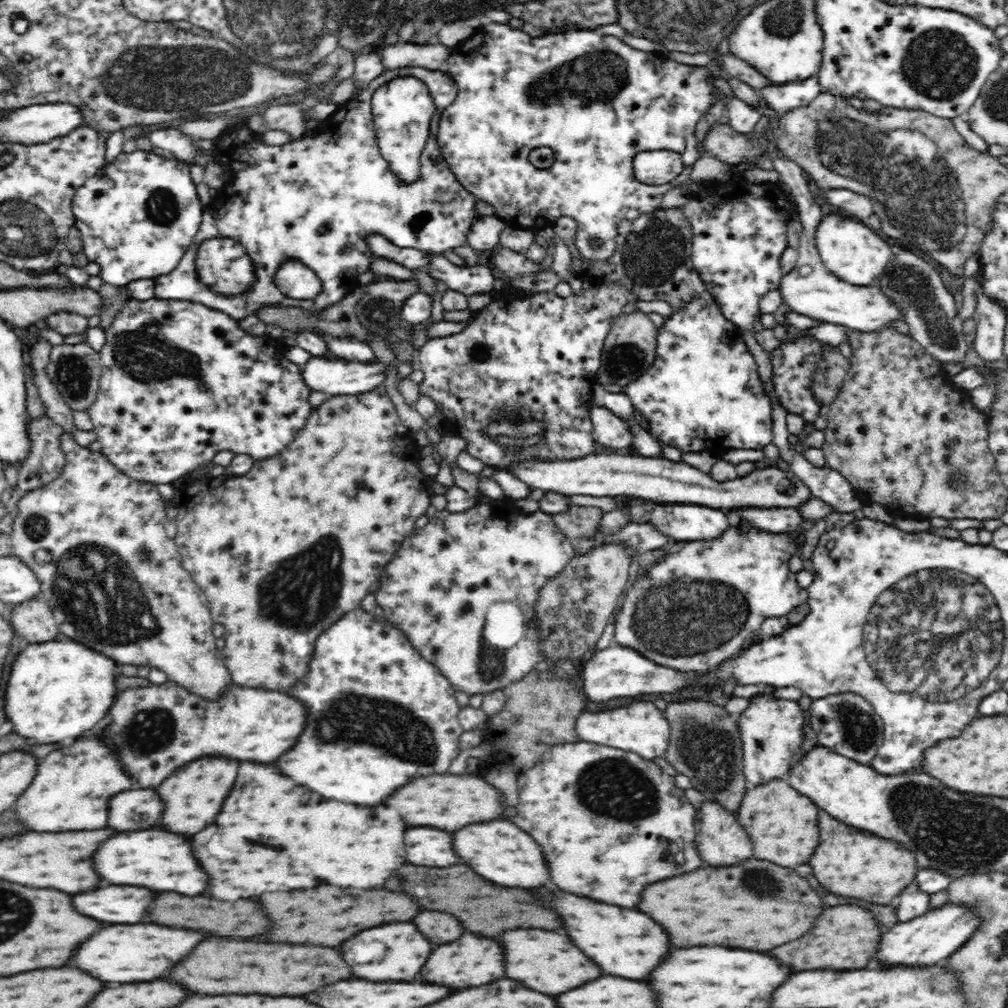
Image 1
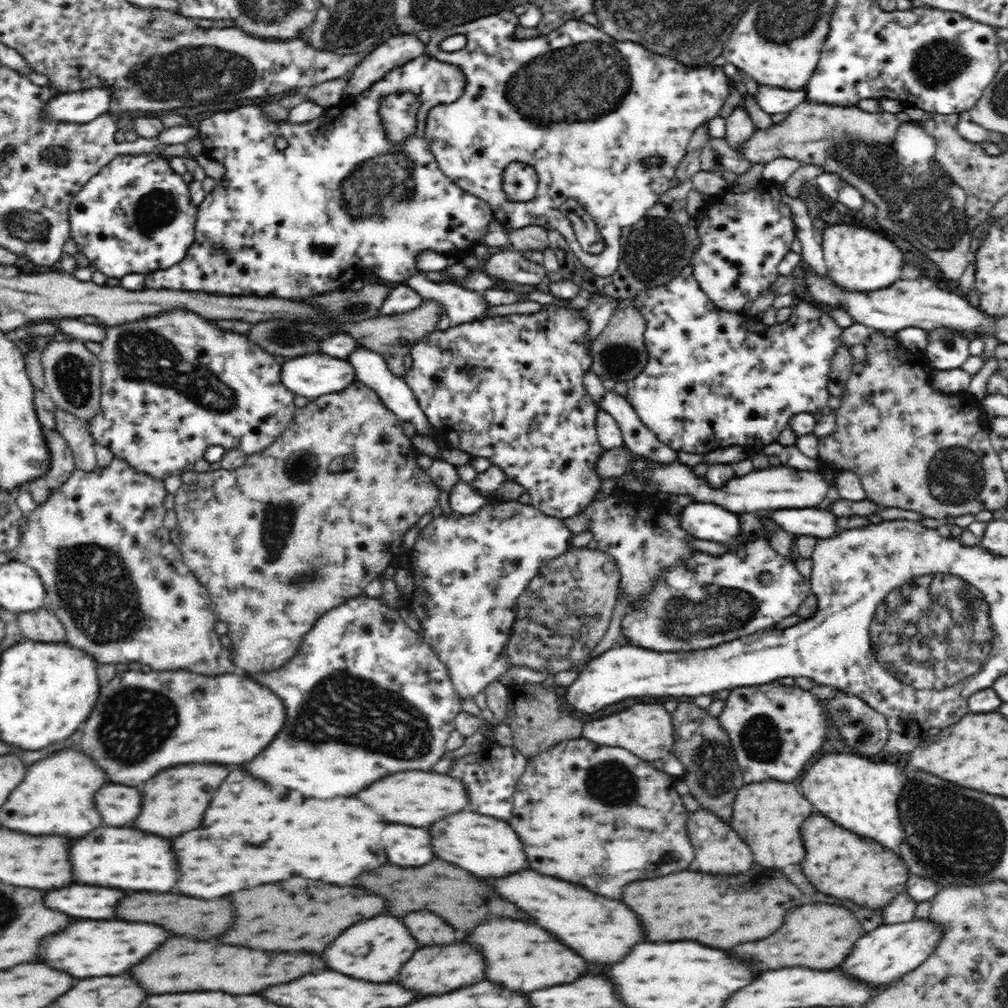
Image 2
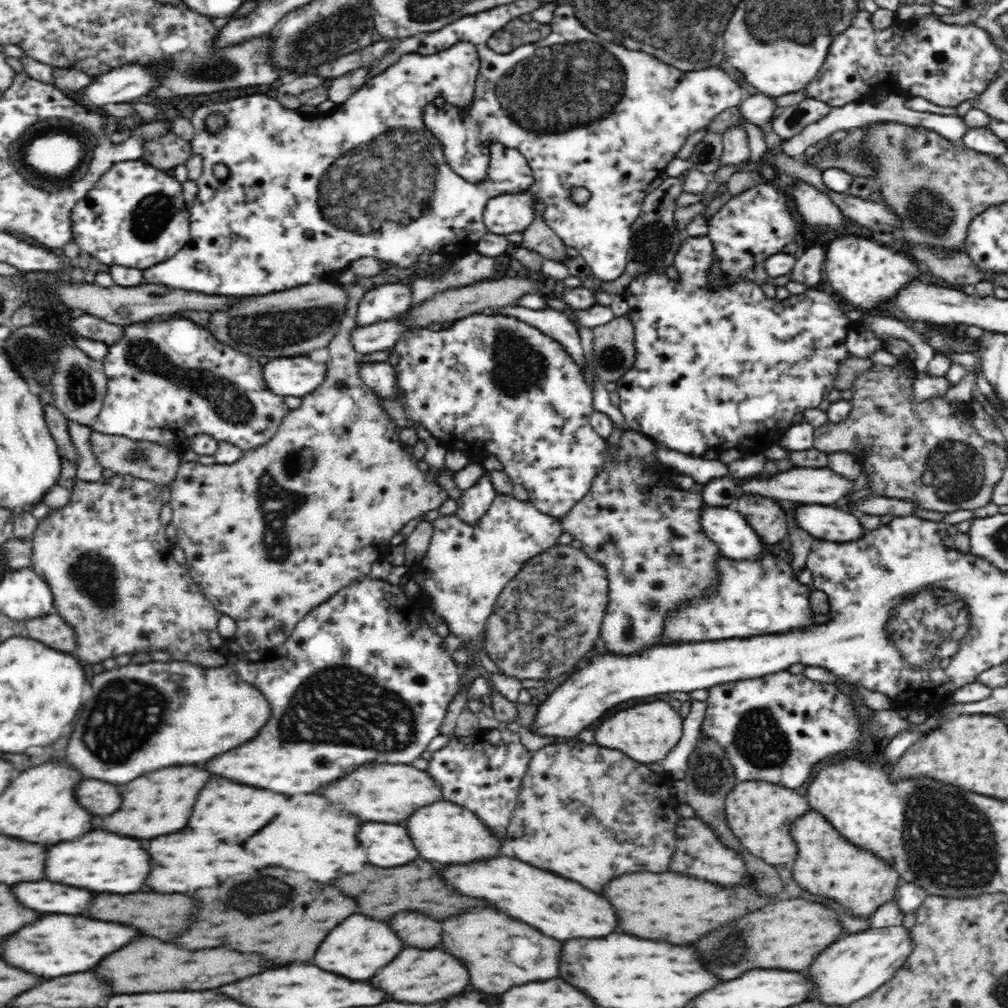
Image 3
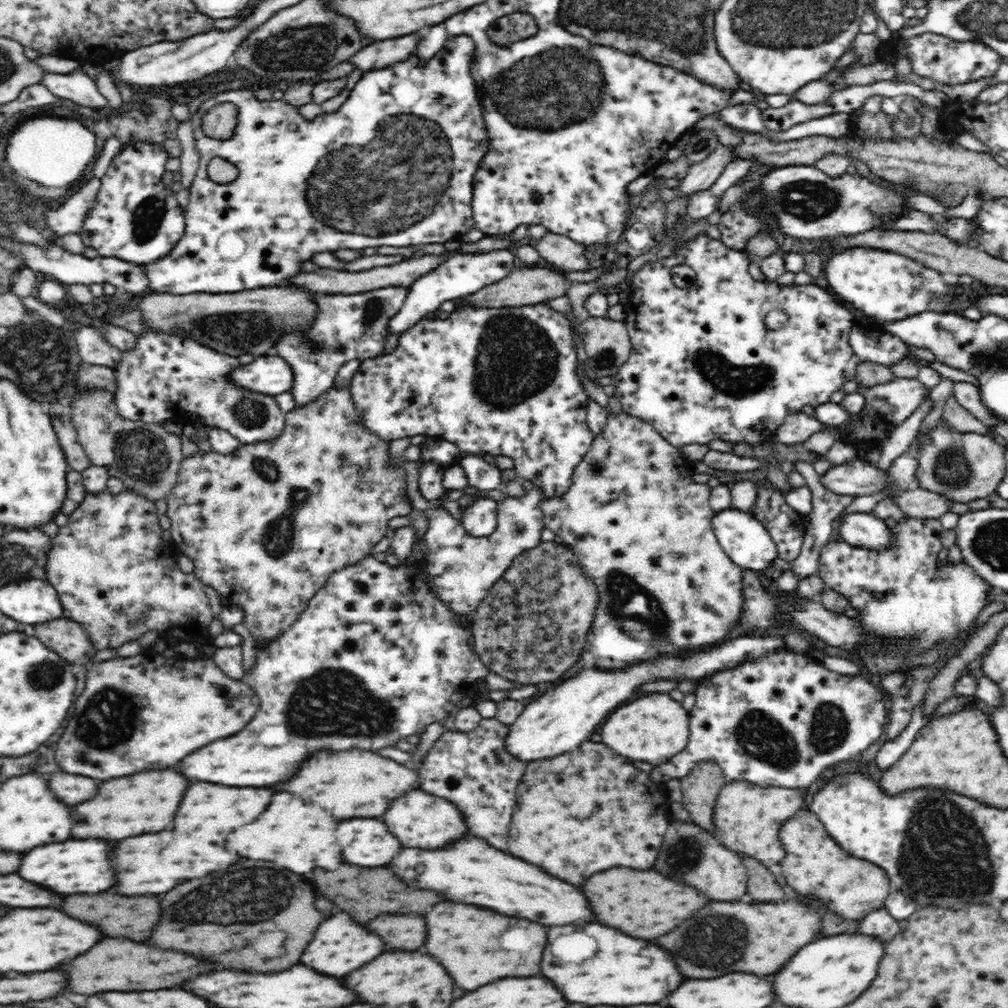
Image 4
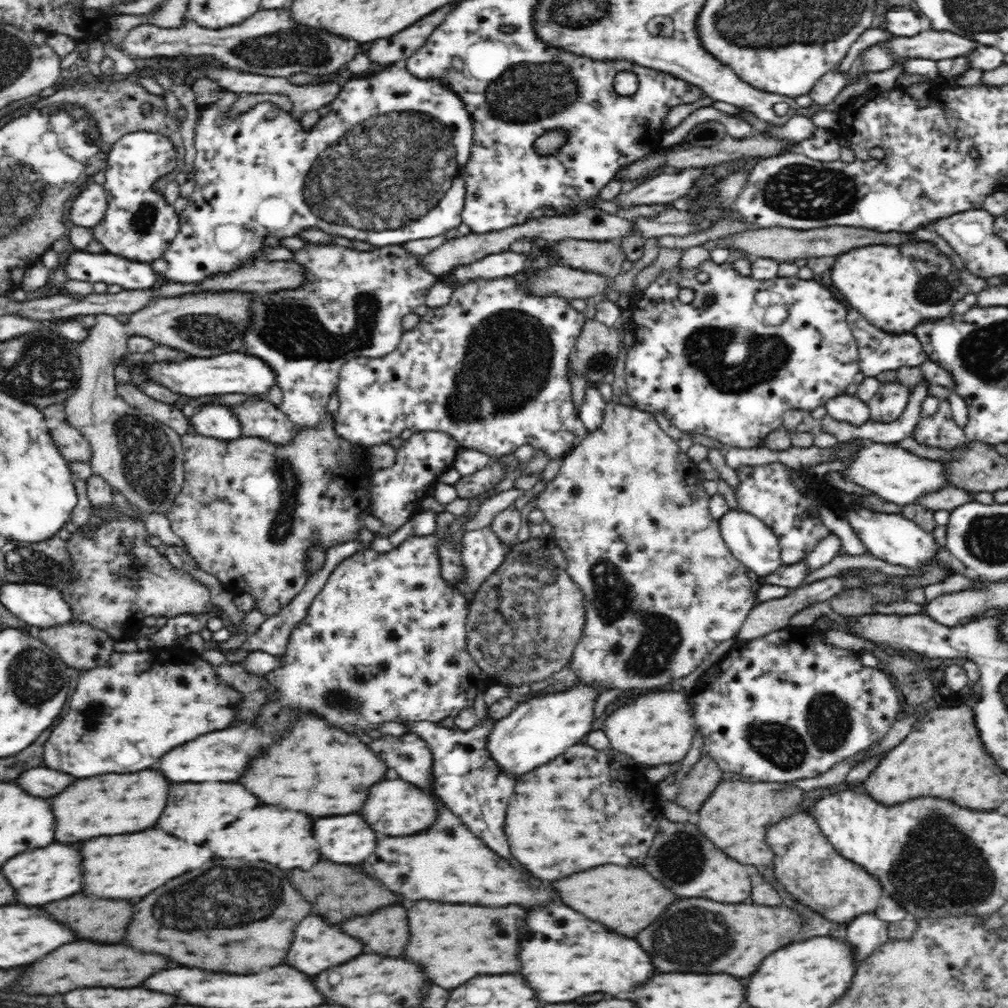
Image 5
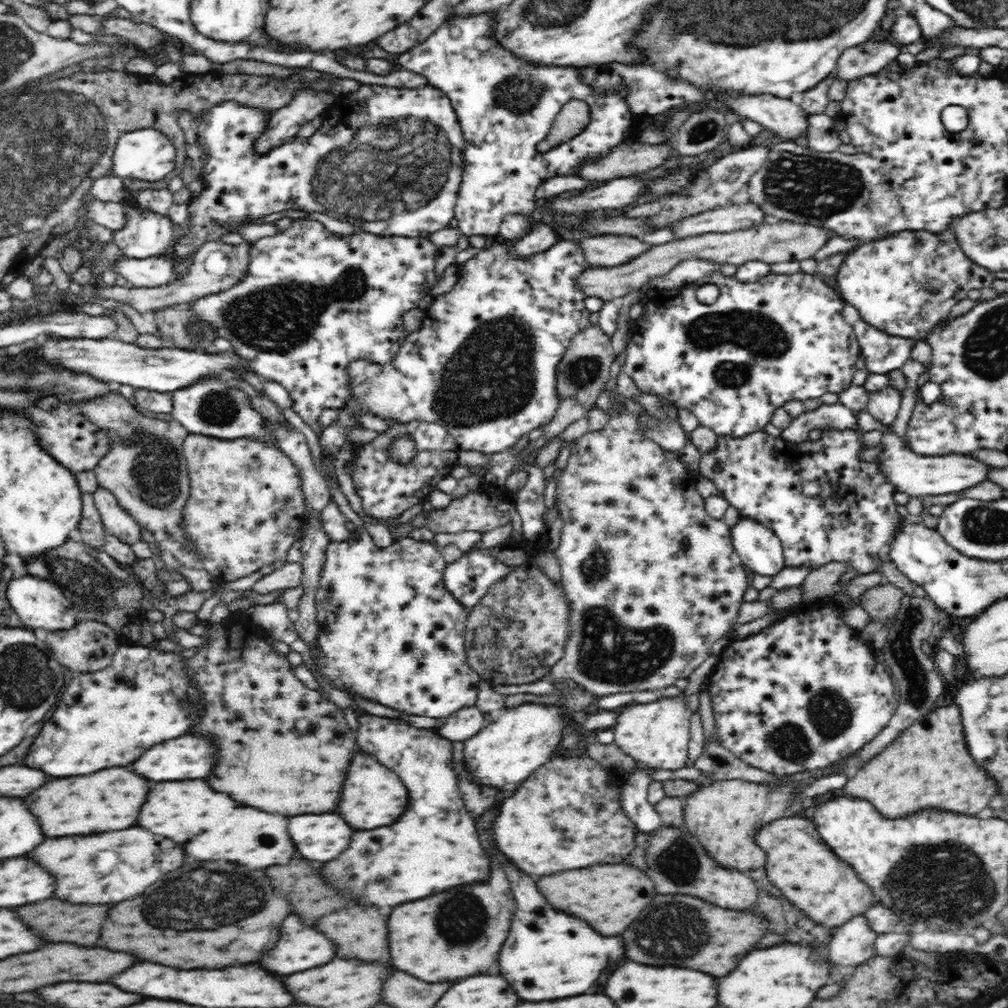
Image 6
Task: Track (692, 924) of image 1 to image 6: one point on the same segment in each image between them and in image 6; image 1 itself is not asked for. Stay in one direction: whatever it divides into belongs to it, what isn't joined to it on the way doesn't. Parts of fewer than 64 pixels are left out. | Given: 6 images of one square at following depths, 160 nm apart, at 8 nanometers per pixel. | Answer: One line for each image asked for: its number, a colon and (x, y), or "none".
2: (719, 913)
3: (673, 907)
4: (646, 905)
5: (626, 900)
6: (609, 897)

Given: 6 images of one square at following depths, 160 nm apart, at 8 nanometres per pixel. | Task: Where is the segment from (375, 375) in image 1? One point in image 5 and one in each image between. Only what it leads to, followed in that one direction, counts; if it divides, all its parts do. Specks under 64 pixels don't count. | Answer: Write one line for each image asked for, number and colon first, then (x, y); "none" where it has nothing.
2: (313, 375)
3: (286, 376)
4: (269, 374)
5: (228, 373)

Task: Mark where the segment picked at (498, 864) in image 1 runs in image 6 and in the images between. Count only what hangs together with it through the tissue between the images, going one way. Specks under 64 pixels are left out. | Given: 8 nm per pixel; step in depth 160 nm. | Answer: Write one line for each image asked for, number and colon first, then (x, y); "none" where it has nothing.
2: (487, 846)
3: (445, 832)
4: (418, 819)
5: (394, 806)
6: (373, 795)

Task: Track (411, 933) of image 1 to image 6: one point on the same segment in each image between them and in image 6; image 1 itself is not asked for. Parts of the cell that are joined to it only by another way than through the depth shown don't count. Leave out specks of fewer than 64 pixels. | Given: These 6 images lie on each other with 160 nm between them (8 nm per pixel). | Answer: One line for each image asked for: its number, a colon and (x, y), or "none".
2: (390, 944)
3: (358, 948)
4: (340, 945)
5: (317, 945)
6: (300, 947)

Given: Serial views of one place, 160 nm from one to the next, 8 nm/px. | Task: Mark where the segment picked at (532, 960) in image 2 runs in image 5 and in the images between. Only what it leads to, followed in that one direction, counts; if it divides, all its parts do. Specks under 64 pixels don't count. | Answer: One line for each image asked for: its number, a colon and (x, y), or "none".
3: (498, 952)
4: (476, 946)
5: (454, 943)

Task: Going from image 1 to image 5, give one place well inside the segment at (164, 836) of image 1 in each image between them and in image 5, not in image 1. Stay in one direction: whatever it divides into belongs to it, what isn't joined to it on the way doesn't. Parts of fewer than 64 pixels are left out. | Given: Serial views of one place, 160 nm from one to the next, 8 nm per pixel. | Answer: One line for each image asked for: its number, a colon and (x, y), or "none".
2: (125, 858)
3: (99, 861)
4: (63, 866)
5: (41, 876)

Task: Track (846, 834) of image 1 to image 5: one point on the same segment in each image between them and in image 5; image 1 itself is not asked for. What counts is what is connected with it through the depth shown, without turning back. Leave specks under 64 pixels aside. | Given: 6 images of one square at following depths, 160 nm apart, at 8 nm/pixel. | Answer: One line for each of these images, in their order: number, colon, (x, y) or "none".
2: (840, 864)
3: (827, 865)
4: (815, 865)
5: (810, 869)

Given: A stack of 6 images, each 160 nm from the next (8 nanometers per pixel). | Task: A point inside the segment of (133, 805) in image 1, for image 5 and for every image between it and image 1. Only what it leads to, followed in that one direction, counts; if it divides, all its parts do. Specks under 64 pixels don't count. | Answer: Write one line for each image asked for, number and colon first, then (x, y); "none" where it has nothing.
2: (118, 805)
3: (97, 797)
4: (69, 788)
5: (44, 782)

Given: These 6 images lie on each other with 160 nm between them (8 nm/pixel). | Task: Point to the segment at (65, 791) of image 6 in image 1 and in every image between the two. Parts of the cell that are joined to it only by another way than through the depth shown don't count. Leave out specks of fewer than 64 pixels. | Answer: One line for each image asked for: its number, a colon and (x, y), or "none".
1: (189, 796)
2: (174, 801)
3: (159, 803)
4: (145, 802)
5: (111, 804)

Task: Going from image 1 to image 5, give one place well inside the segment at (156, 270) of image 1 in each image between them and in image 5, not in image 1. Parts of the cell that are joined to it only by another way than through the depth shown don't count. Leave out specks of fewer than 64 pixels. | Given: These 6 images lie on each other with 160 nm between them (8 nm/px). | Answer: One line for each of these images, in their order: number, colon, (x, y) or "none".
2: (136, 215)
3: (135, 216)
4: (136, 218)
5: (139, 225)

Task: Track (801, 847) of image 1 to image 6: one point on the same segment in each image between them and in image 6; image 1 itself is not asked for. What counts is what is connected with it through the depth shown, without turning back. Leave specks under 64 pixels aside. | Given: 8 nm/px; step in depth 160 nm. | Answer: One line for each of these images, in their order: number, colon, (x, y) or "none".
2: (768, 815)
3: (760, 815)
4: (747, 817)
5: (741, 817)
6: (725, 829)

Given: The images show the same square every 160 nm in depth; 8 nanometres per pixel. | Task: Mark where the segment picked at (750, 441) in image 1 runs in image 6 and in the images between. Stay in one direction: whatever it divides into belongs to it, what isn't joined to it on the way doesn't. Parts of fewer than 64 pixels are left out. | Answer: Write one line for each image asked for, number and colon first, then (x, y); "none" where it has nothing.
2: (713, 379)
3: (711, 370)
4: (703, 366)
5: (714, 368)
6: (733, 364)

